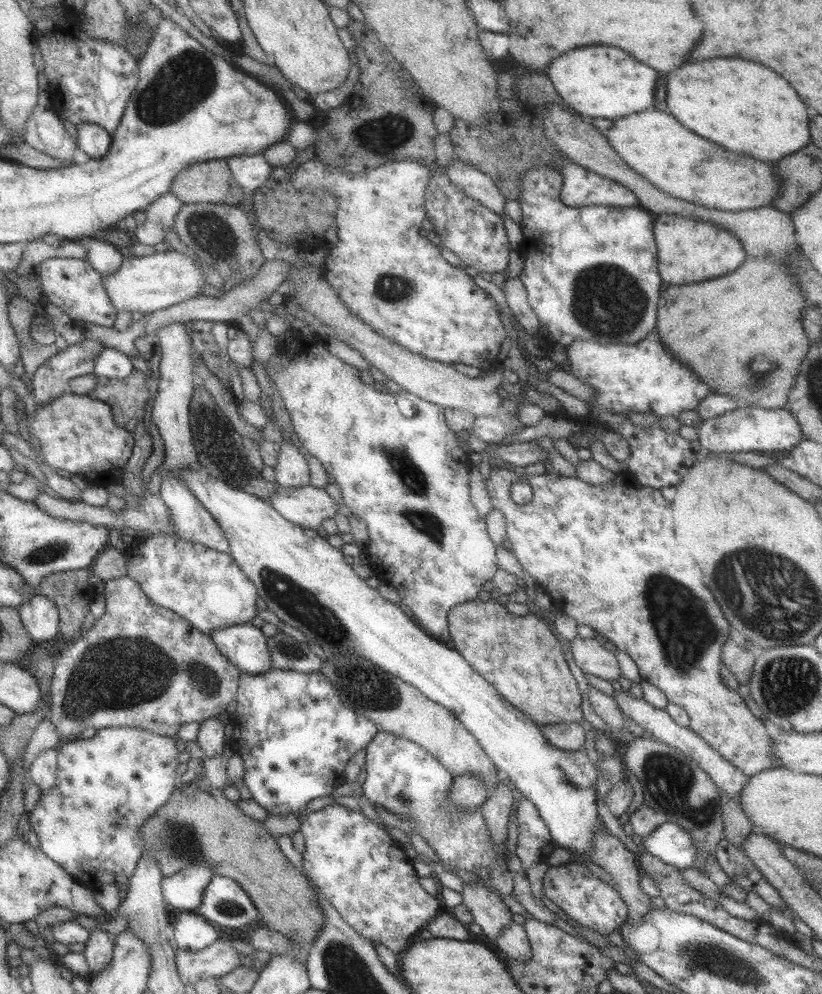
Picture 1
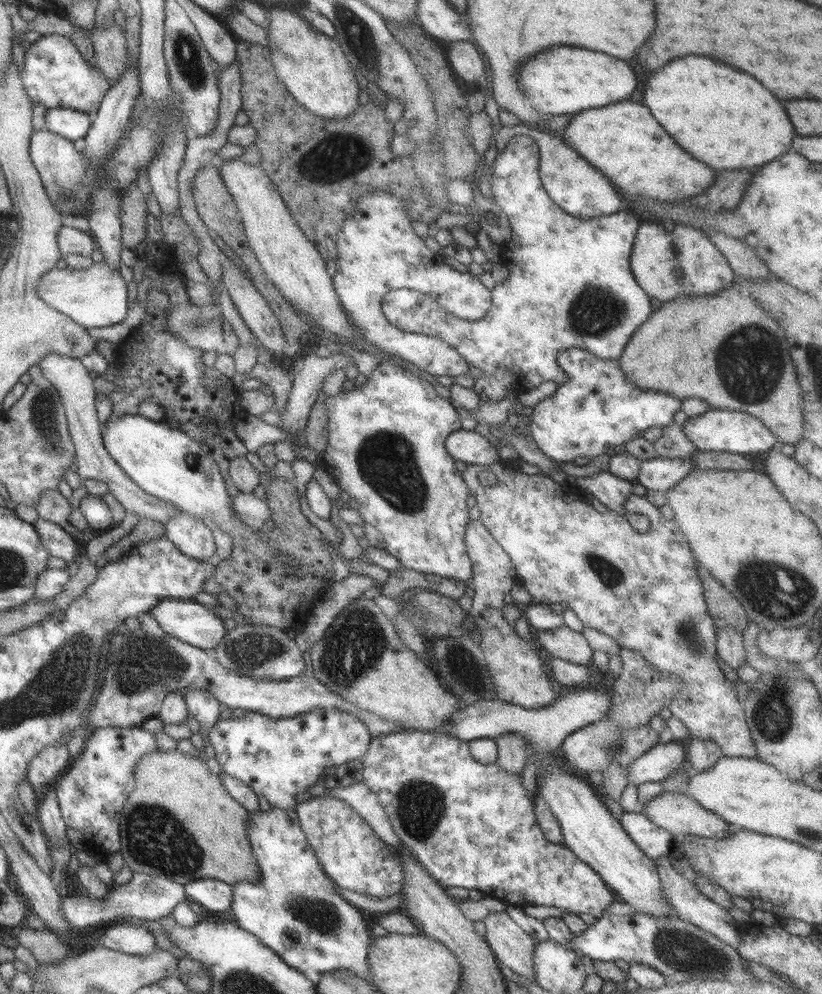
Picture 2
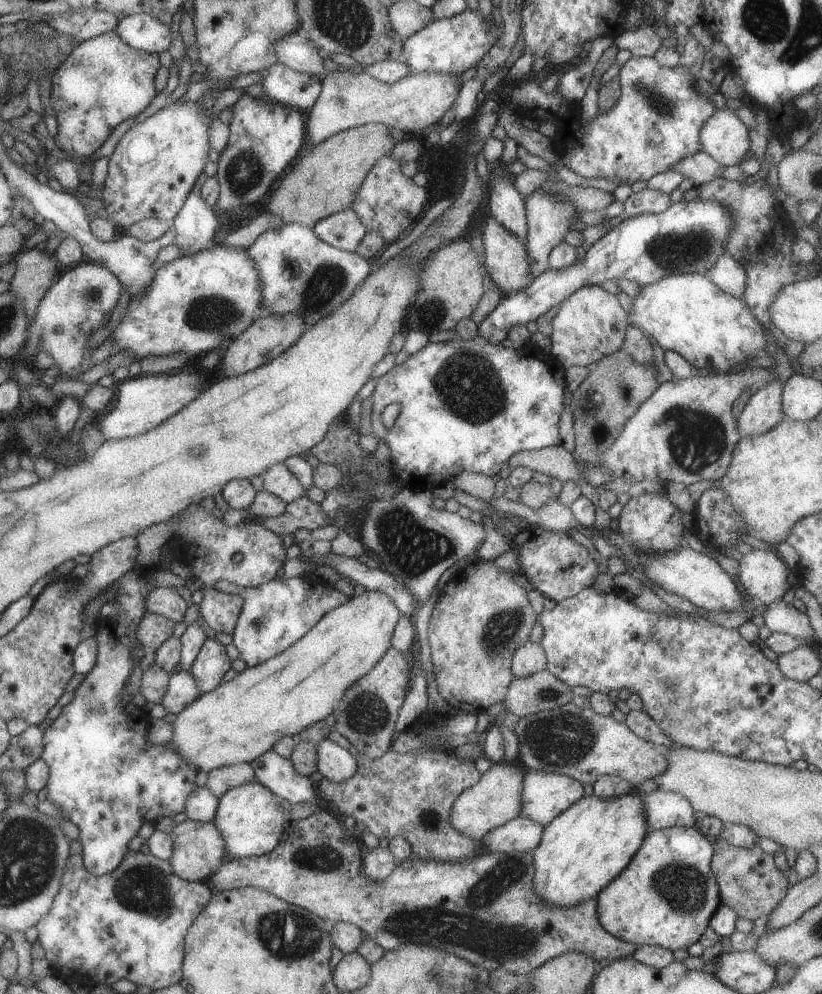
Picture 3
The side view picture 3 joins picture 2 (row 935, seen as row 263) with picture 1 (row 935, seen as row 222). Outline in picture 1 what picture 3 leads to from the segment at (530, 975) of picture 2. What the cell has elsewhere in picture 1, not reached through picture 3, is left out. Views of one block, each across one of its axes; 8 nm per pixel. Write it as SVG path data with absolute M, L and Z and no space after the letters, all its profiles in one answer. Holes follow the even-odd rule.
M481 883L463 884L463 904L473 915L474 923L480 925L484 936L496 944L502 929L513 924L513 913L501 900L501 896Z

